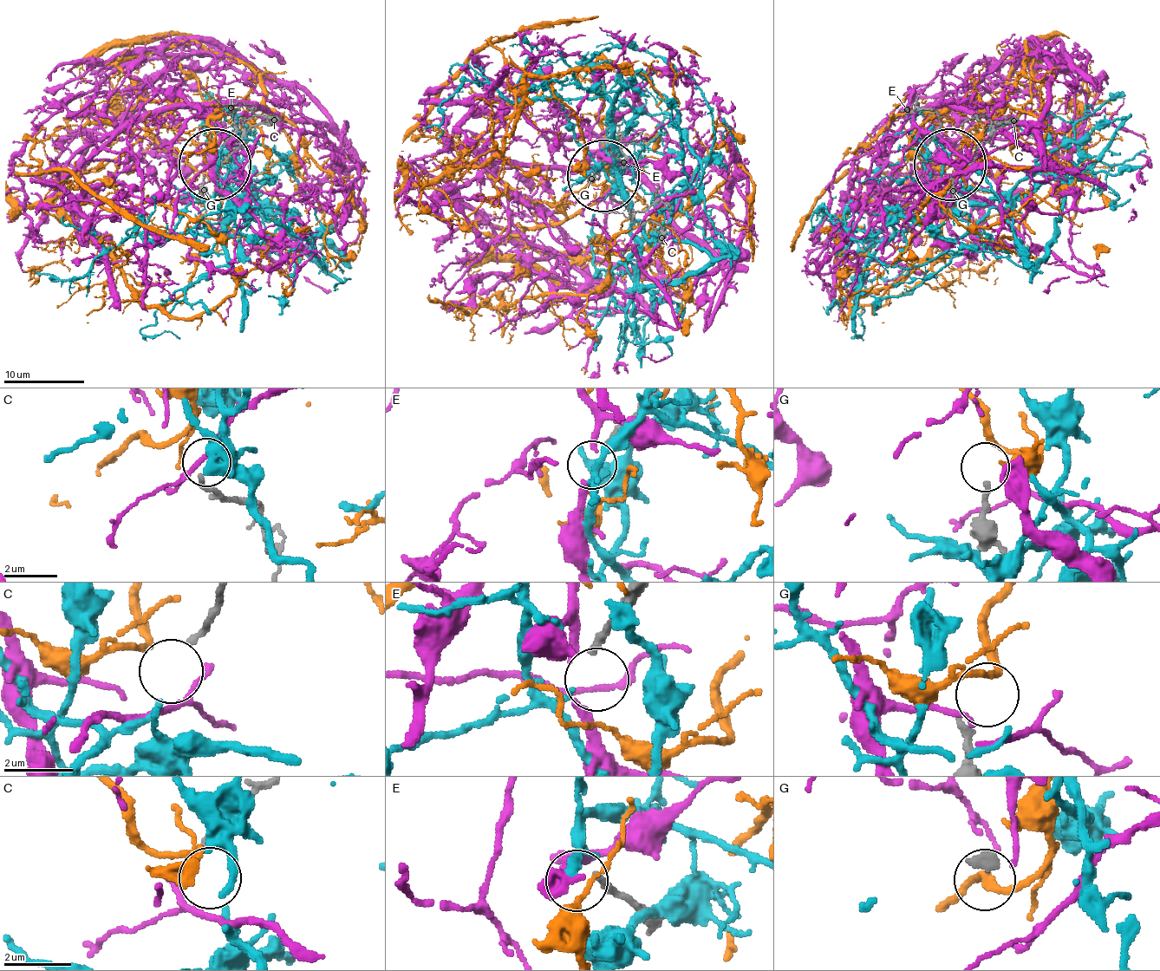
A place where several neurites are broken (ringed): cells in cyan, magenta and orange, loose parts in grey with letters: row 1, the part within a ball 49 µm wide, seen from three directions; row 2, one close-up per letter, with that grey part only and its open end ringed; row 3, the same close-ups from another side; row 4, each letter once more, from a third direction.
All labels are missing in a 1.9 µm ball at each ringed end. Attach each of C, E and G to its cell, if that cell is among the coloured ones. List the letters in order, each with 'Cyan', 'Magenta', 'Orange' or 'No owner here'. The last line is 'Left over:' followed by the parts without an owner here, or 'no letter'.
C: Cyan
E: No owner here
G: Orange
Left over: E

